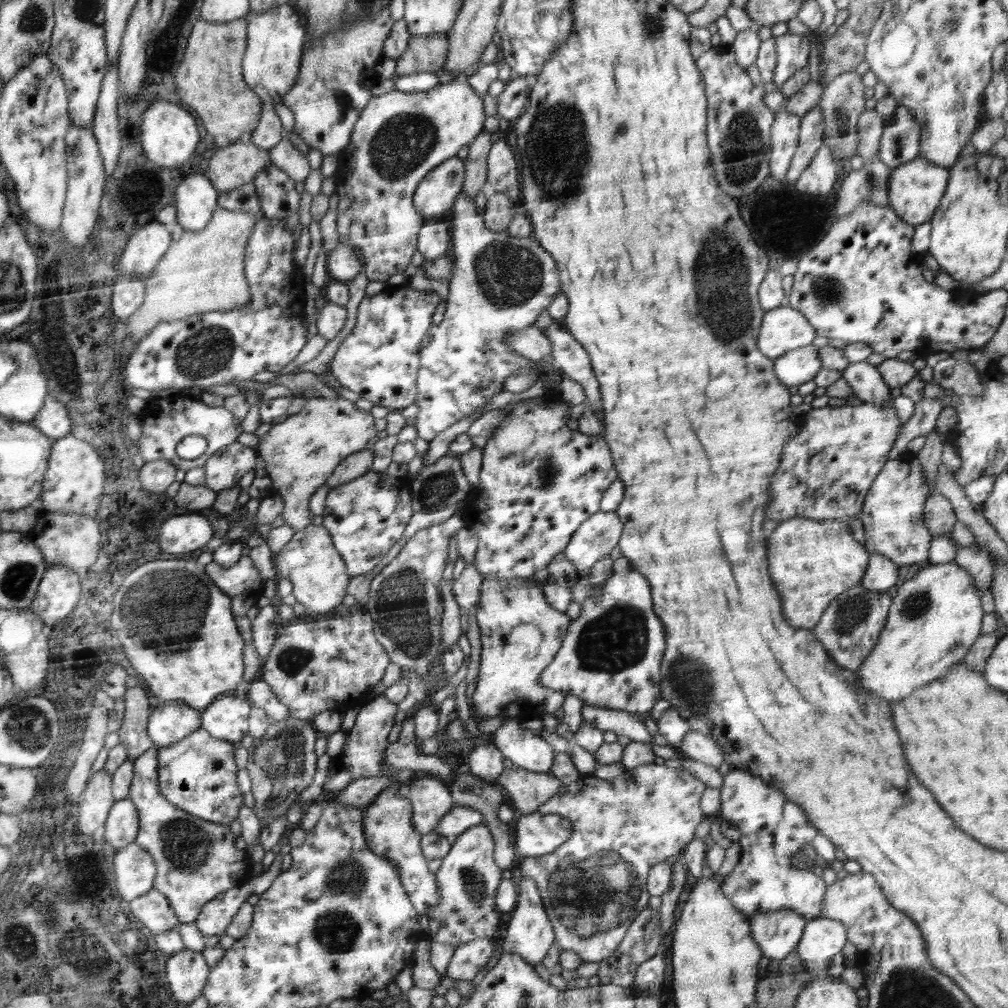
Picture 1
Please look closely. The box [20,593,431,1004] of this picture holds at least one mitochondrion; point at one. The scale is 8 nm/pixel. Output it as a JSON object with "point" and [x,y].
{"point":[337,929]}

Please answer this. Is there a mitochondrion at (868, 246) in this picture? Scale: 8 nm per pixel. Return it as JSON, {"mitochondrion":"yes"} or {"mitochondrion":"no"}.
{"mitochondrion":"no"}

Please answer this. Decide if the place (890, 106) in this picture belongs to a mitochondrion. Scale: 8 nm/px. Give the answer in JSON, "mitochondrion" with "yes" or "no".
{"mitochondrion":"no"}

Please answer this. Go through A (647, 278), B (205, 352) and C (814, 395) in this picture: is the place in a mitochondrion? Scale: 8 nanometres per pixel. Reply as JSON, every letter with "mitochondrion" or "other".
{"A":"other","B":"mitochondrion","C":"other"}

